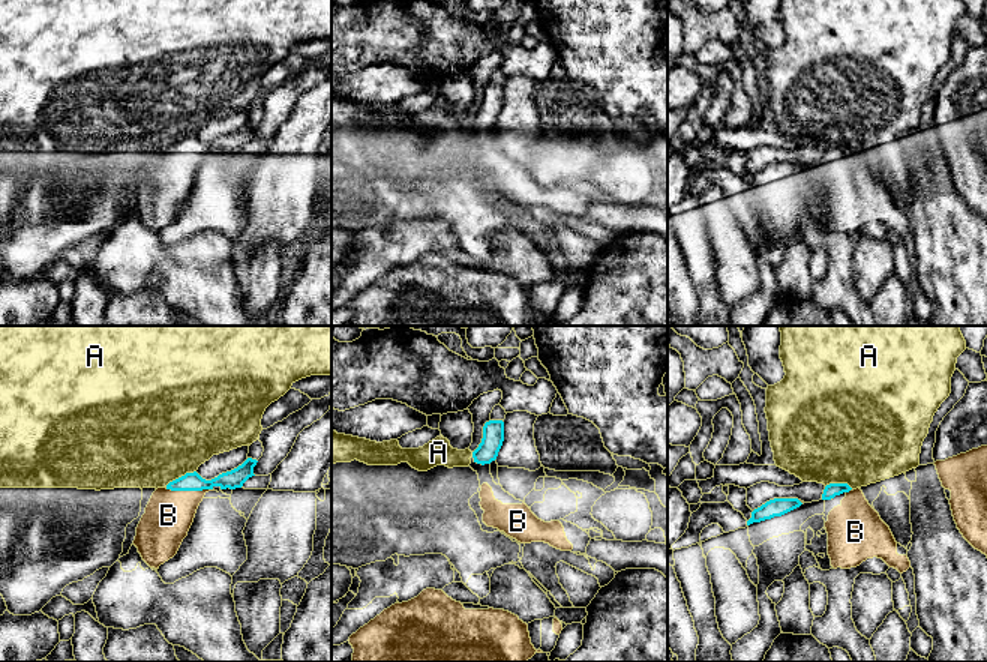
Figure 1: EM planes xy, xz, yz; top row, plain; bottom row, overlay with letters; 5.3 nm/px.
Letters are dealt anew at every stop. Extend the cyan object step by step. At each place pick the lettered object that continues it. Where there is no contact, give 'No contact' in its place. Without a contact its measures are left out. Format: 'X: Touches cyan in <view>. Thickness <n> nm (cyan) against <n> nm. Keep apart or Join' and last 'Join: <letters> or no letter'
A: Touches cyan in xy. Thickness 100 nm (cyan) against 500 nm. Keep apart
B: Touches cyan in xy. Thickness 100 nm (cyan) against 260 nm. Join
Join: B

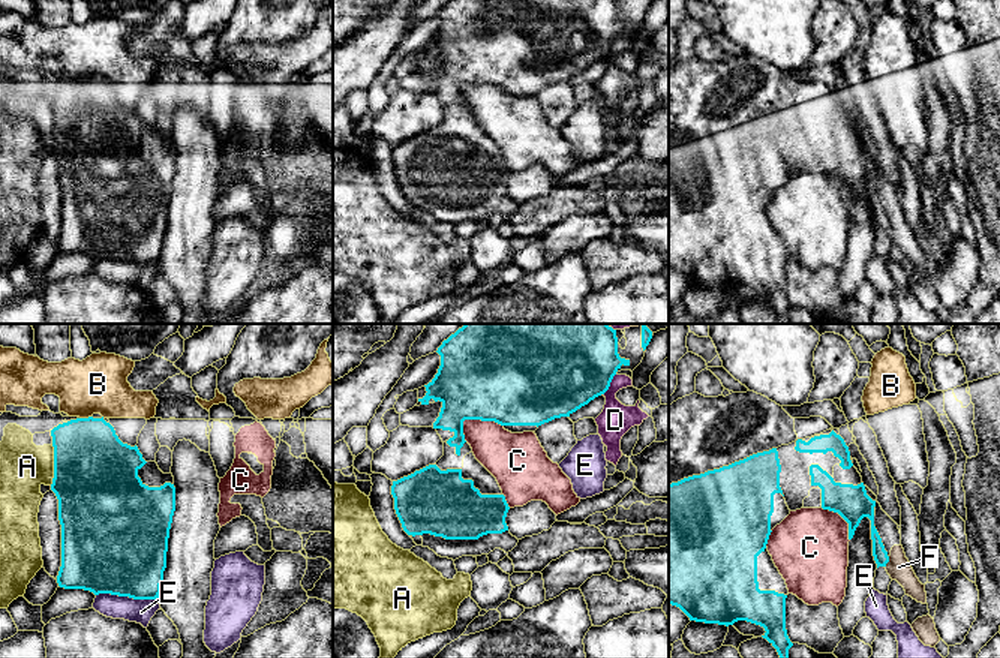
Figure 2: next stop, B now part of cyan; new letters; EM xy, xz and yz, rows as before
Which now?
A: Touches cyan in xy. Thickness 460 nm (cyan) against 260 nm. Keep apart
B: Touches cyan in xy. Thickness 400 nm (cyan) against 300 nm. Keep apart
C: Touches cyan in xz. Thickness 500 nm (cyan) against 240 nm. Keep apart
D: Touches cyan in xz. Thickness 480 nm (cyan) against 170 nm. Keep apart
E: Touches cyan in xy. Thickness 480 nm (cyan) against 130 nm. Keep apart
F: Touches cyan in yz. Thickness 80 nm (cyan) against 130 nm. Join
Join: F

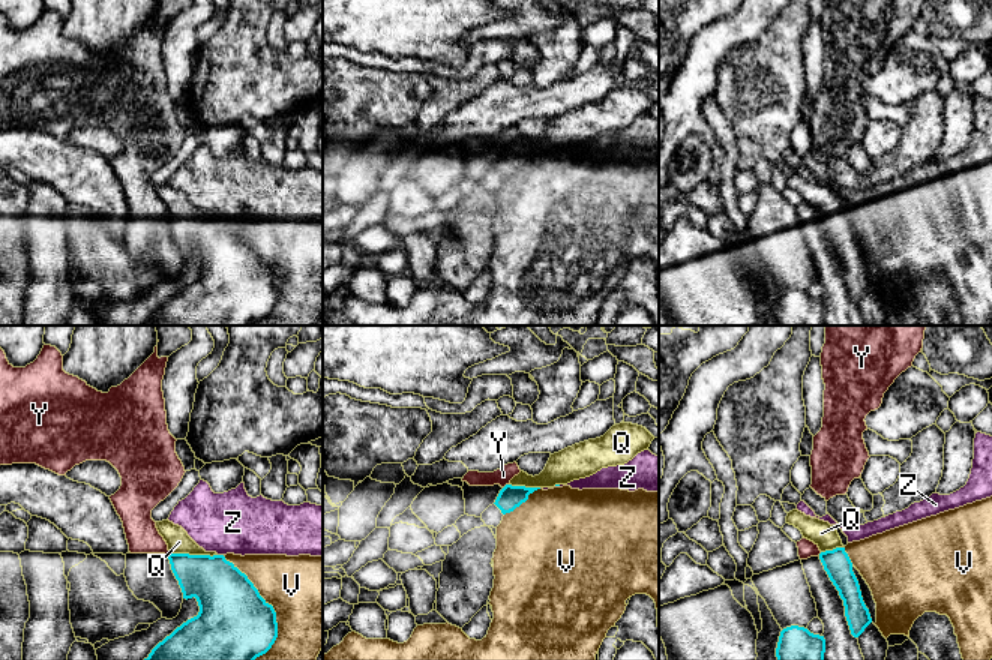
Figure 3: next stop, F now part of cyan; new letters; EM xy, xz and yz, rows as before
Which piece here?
Q: Touches cyan in xy. Thickness 300 nm (cyan) against 120 nm. Join
V: Touches cyan in xy. Thickness 400 nm (cyan) against 480 nm. Keep apart
Y: Touches cyan in xz. Thickness 130 nm (cyan) against 90 nm. Keep apart
Z: Touches cyan in xy. Thickness 320 nm (cyan) against 340 nm. Keep apart
Join: Q

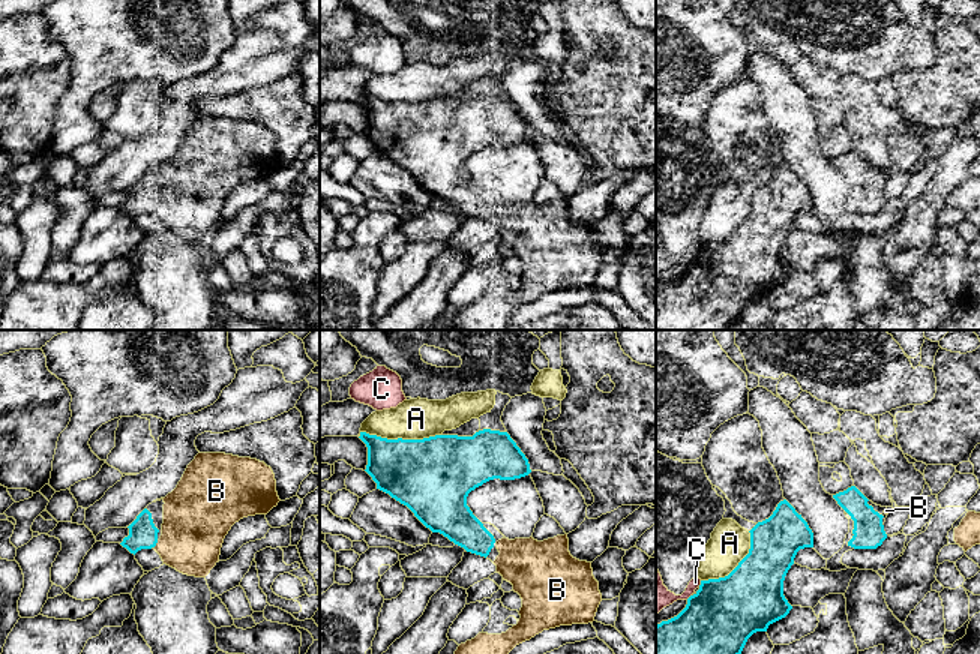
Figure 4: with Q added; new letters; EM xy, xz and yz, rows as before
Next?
A: Touches cyan in xz. Thickness 380 nm (cyan) against 220 nm. Keep apart
B: Touches cyan in xy. Thickness 160 nm (cyan) against 360 nm. Join
C: Touches cyan in yz. Thickness 380 nm (cyan) against 140 nm. Keep apart
Join: B

